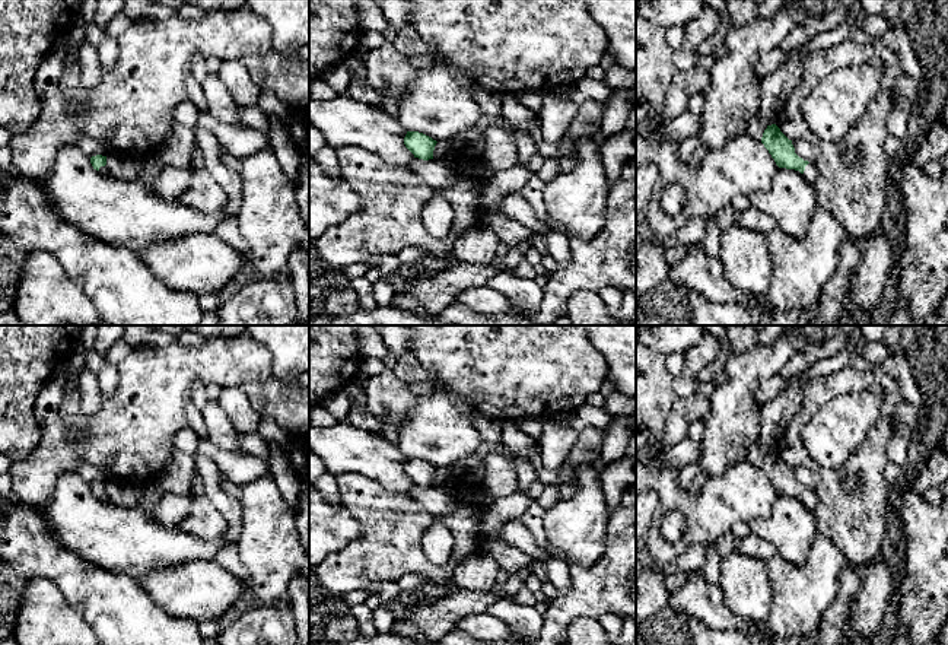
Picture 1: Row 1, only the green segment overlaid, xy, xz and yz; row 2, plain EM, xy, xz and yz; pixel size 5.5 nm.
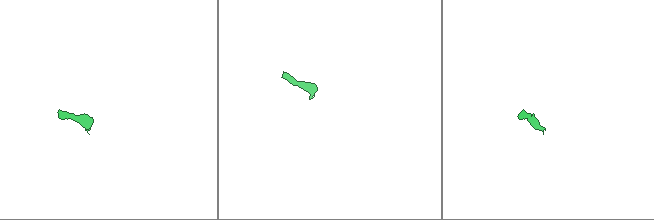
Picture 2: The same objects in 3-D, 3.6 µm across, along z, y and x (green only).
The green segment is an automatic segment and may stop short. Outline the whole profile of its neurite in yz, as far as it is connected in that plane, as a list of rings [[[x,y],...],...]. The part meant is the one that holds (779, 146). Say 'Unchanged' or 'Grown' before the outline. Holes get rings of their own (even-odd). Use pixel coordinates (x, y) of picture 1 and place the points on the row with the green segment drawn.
Grown. [[[776,124],[767,125],[761,143],[779,168],[799,171],[809,184],[815,185],[818,179],[815,165],[804,161],[795,153],[792,140],[789,140]]]

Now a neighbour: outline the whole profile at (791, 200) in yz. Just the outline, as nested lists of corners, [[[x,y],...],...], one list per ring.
[[[777,168],[767,191],[748,194],[750,206],[772,216],[776,228],[801,239],[818,207],[815,187],[795,169]]]

